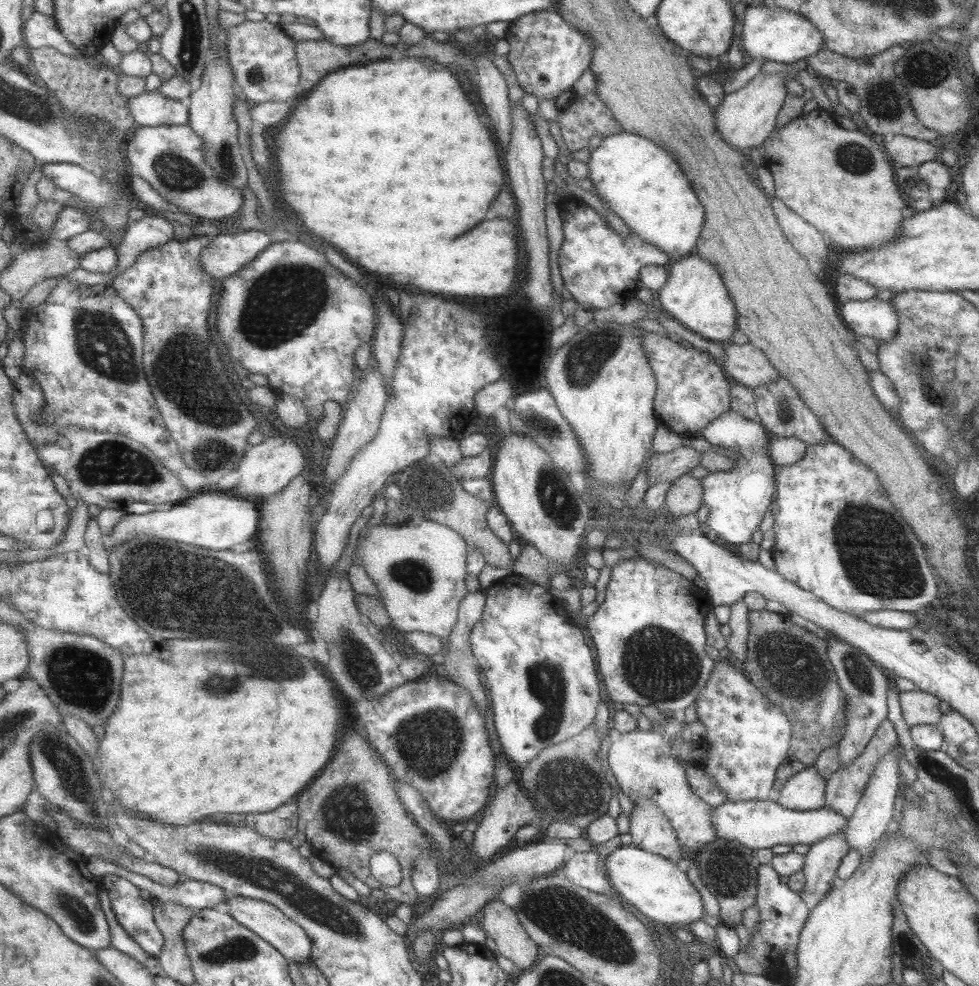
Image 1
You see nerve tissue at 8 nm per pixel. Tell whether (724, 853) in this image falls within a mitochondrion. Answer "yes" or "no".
no

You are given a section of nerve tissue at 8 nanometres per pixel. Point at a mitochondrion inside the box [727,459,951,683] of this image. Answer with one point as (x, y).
(878, 558)

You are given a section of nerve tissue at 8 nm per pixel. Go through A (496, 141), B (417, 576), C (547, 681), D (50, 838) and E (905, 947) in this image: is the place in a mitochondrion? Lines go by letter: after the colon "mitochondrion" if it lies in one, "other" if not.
A: other
B: mitochondrion
C: mitochondrion
D: other
E: mitochondrion

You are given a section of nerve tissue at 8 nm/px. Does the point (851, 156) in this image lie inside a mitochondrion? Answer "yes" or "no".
yes

